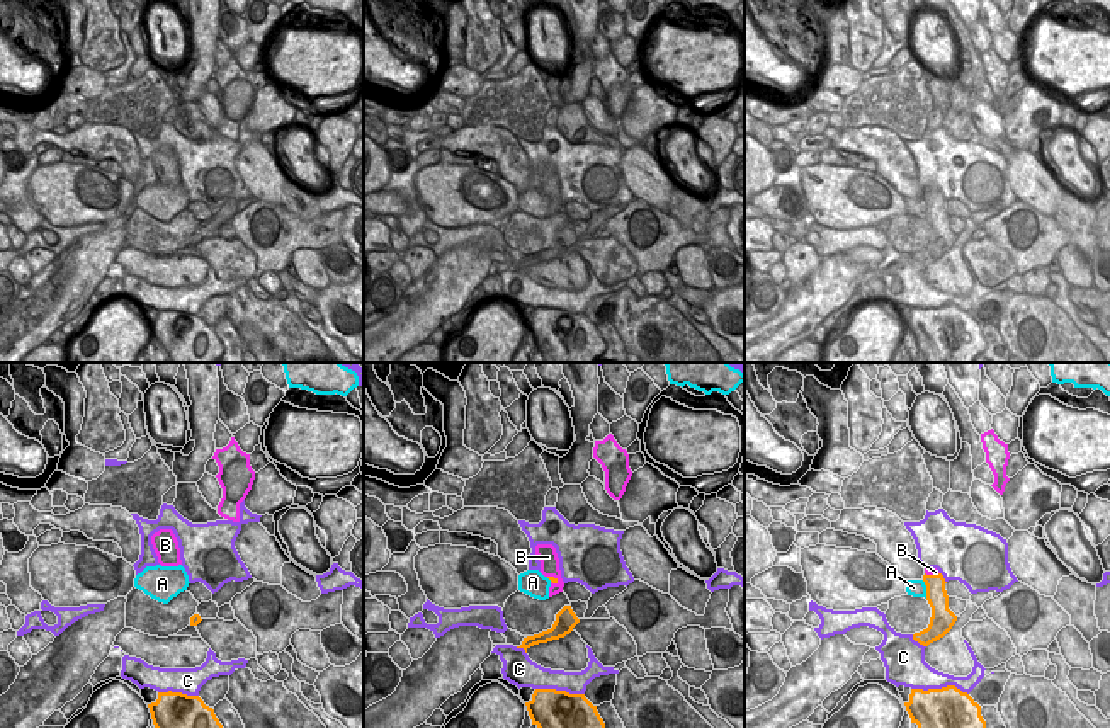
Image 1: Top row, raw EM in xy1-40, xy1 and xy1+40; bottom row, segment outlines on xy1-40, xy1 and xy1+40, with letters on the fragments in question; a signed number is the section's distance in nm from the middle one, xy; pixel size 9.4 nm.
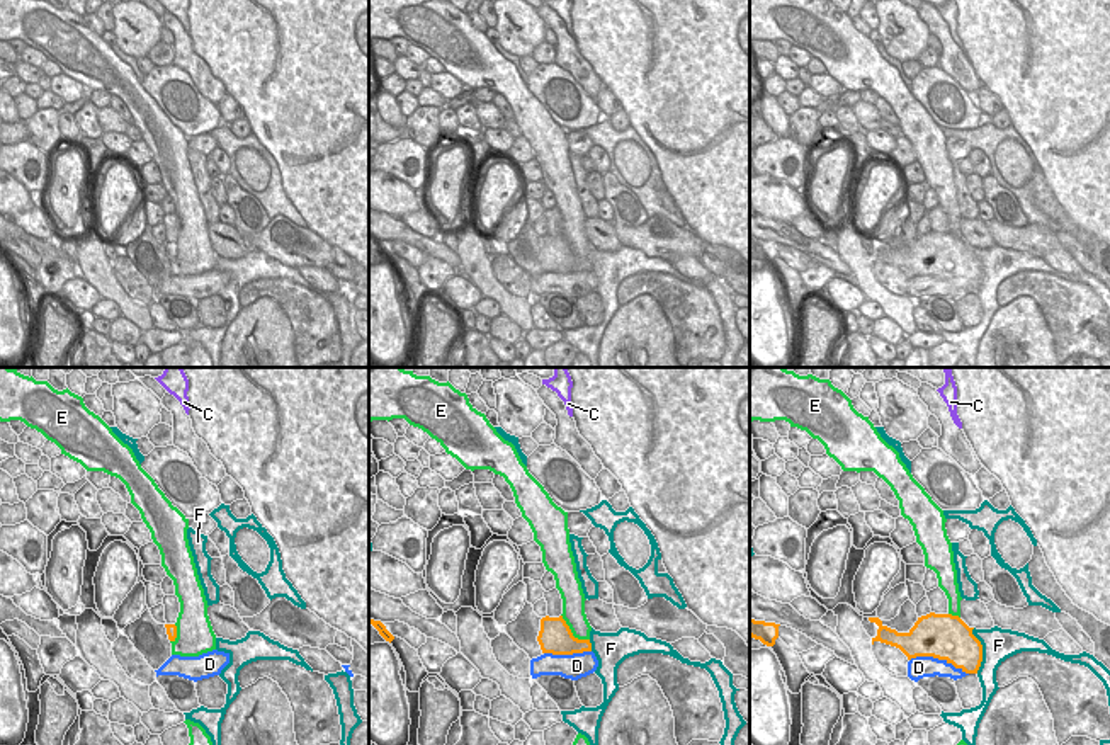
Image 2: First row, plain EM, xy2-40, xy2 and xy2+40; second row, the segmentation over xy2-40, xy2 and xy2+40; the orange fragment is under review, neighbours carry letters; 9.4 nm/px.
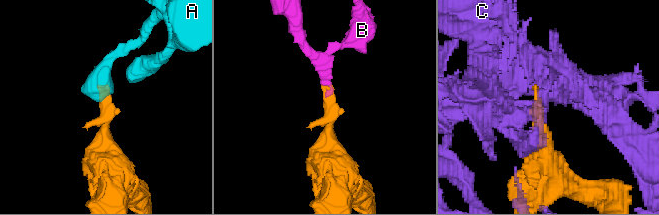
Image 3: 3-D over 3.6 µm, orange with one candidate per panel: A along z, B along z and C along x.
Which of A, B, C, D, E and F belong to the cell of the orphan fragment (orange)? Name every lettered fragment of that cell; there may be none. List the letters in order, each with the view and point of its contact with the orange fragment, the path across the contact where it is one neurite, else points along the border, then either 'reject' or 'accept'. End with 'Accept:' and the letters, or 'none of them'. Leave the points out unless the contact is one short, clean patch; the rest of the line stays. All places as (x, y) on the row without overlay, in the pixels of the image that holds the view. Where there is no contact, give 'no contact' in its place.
A: xy1+40 (927, 208) | along xy1+40 (922, 199), (927, 216) | reject
B: xy1 (553, 196) | across xy1 (554, 199), (553, 196), (549, 182) | accept
C: xy1+40 (940, 308) | reject
D: xy2+40 (939, 278) | reject
E: xy2 (571, 252) | reject
F: xy2+40 (981, 269) | reject
Accept: B

